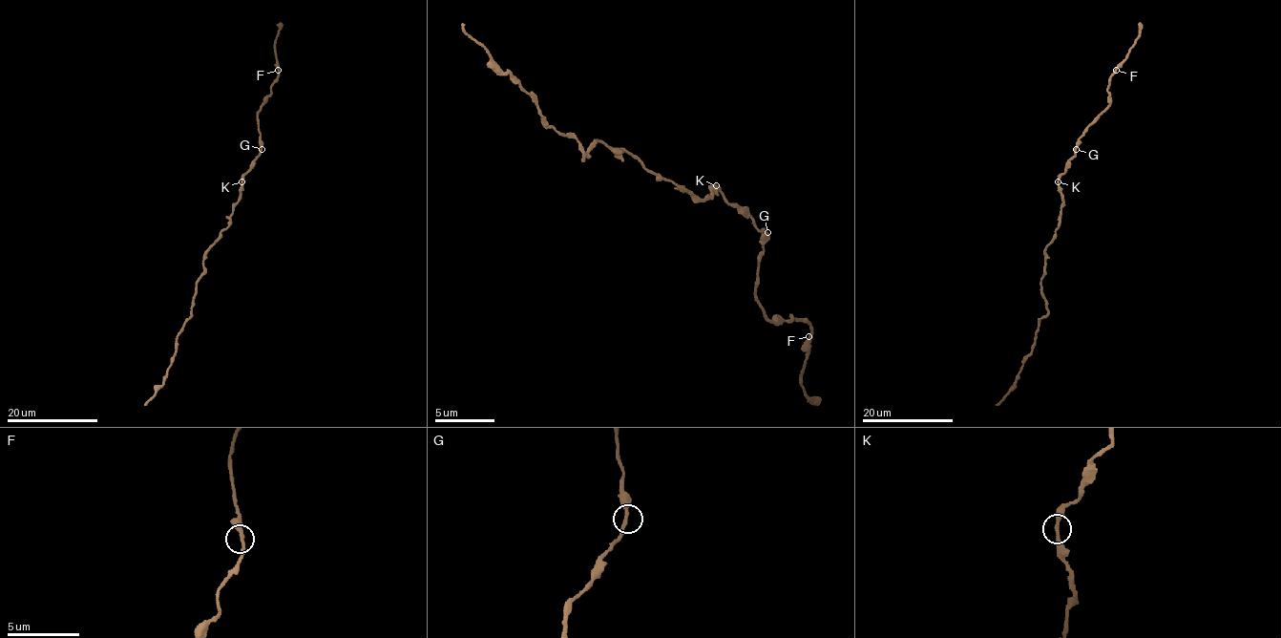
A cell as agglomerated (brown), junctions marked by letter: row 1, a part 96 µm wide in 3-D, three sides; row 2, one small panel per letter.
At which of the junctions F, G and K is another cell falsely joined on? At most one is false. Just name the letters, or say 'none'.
none

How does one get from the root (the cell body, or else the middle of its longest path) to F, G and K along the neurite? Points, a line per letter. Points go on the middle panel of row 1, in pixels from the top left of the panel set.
F: (686, 193), (707, 200), (716, 187), (764, 232), (755, 301), (770, 319), (803, 319), (811, 330), (808, 336)
G: (686, 193), (692, 193), (699, 200), (707, 200), (716, 187), (758, 229), (767, 232)
K: (686, 193), (692, 193), (699, 200), (707, 200), (716, 184)

